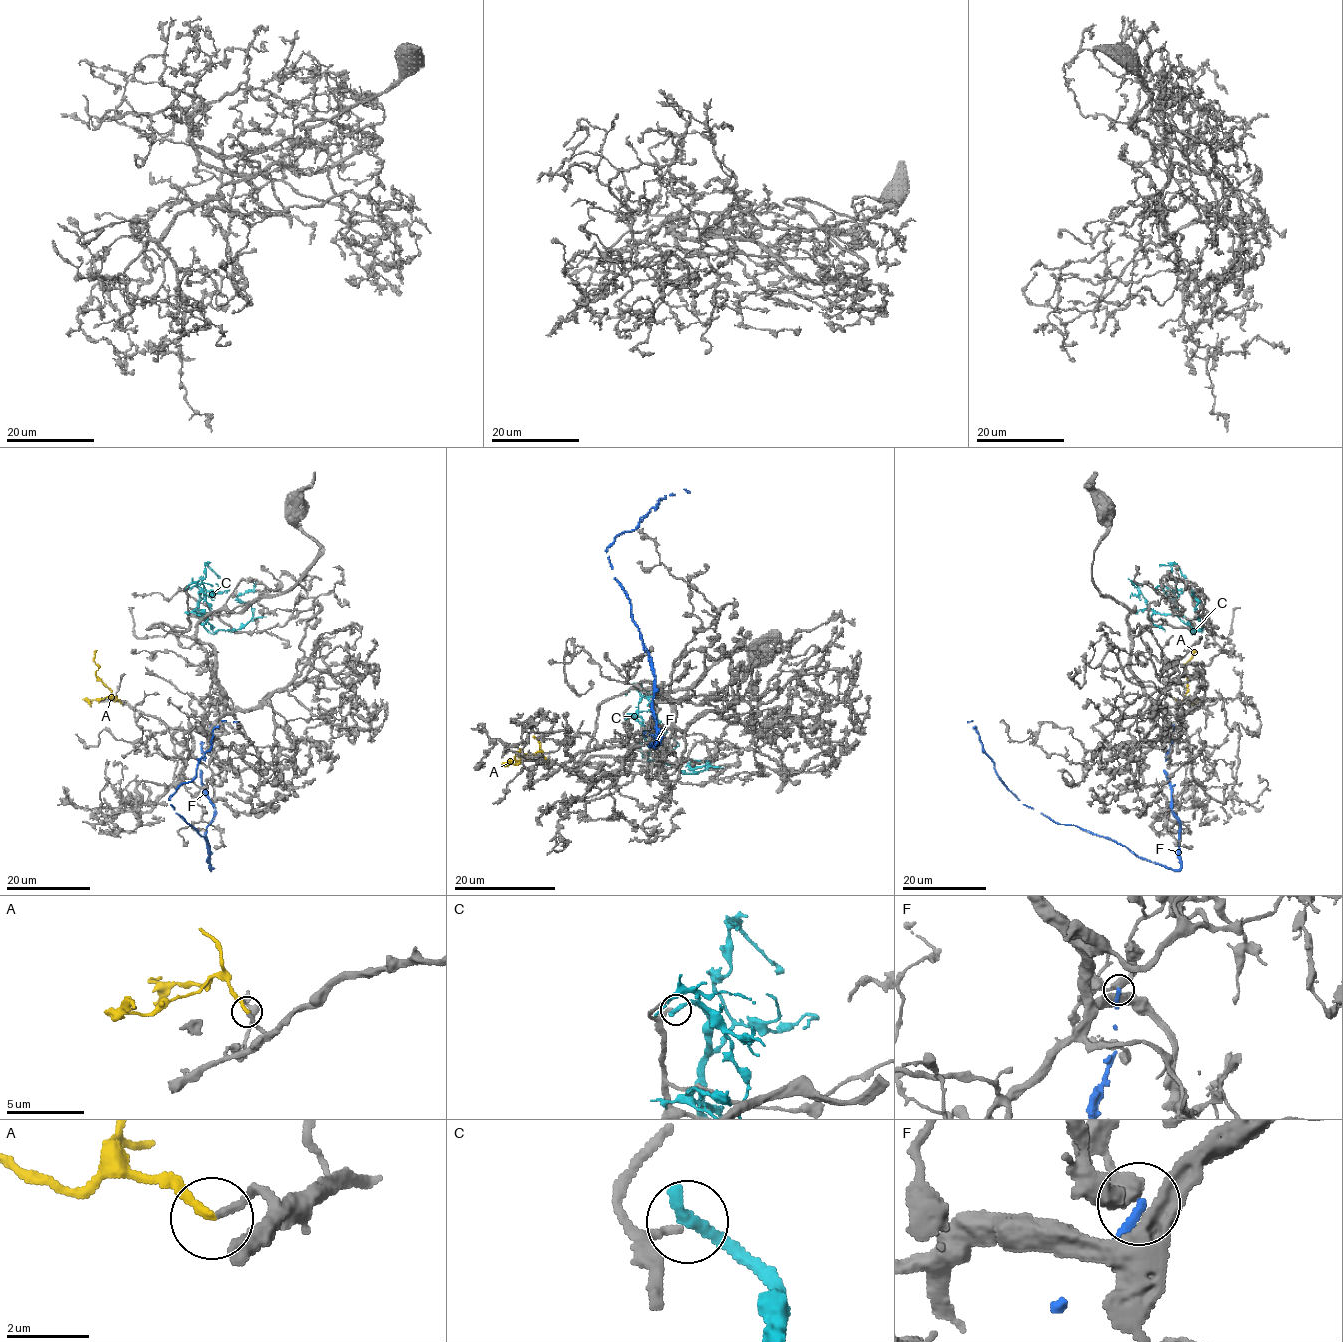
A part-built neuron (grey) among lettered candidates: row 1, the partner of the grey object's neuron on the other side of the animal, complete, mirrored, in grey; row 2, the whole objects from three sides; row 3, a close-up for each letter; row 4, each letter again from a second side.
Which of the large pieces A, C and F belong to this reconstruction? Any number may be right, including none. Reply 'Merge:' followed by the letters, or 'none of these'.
Merge: A

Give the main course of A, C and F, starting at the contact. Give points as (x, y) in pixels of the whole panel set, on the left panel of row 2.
A: (121, 703), (96, 675), (98, 669), (94, 658), (97, 650)
C: (190, 587), (199, 589), (198, 618), (214, 633), (241, 629), (252, 616), (237, 597), (253, 583)
F: (211, 724), (201, 774), (215, 809), (210, 869), (208, 843), (169, 798), (196, 775), (213, 730), (238, 721)

